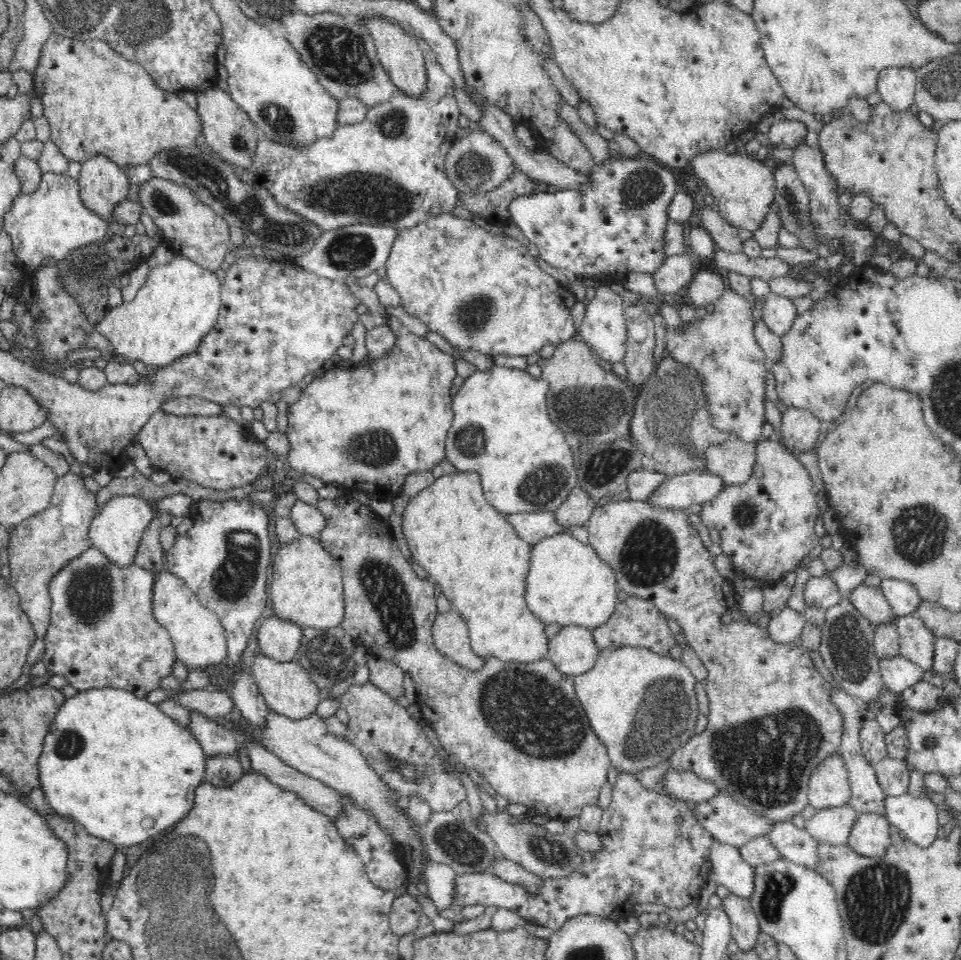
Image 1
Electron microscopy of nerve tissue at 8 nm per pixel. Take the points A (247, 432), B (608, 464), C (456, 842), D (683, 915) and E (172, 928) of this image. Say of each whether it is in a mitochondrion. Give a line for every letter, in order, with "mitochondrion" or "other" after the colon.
A: other
B: mitochondrion
C: mitochondrion
D: other
E: mitochondrion

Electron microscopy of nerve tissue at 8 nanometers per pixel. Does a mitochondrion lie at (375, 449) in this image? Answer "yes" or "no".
yes

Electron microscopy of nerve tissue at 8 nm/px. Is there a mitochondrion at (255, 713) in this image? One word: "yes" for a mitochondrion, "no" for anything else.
no

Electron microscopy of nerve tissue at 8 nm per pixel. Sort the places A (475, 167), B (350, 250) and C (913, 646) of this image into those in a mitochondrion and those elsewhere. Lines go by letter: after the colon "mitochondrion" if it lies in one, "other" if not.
A: mitochondrion
B: mitochondrion
C: other

